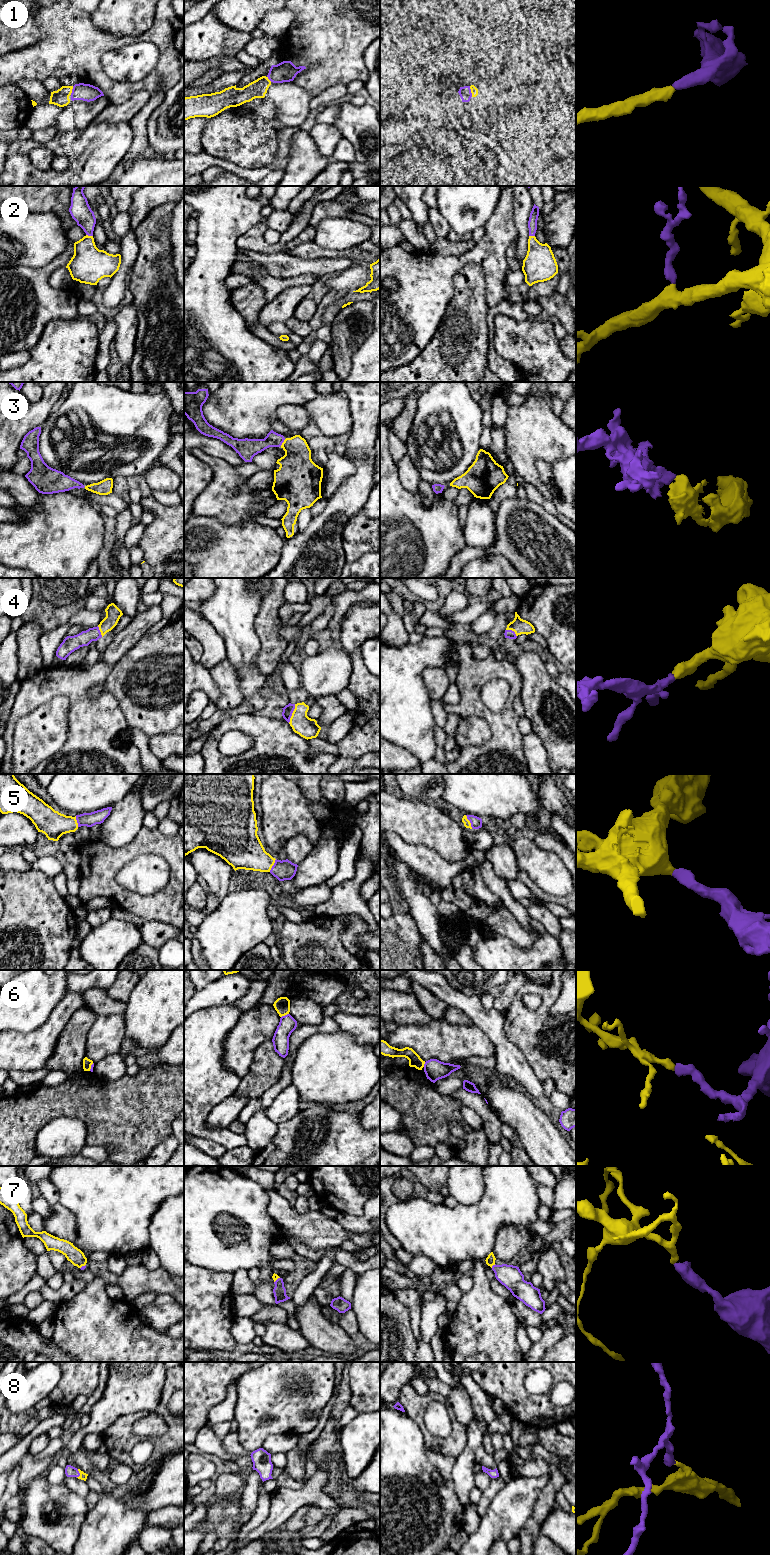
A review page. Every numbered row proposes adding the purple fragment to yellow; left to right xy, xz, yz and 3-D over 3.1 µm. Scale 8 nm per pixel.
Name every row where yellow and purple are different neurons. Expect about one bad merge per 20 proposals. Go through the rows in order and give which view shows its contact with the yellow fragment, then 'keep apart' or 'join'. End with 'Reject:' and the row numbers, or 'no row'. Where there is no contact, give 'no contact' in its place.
1: yz | join
2: xy | join
3: xz | join
4: xz | join
5: xz | join
6: xz | keep apart
7: yz | join
8: xy | join
Reject: 6

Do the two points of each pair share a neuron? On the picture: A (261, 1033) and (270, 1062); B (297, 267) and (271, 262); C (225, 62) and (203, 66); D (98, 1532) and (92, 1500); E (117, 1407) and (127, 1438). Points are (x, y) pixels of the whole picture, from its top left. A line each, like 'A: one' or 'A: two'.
A: two
B: one
C: one
D: two
E: two

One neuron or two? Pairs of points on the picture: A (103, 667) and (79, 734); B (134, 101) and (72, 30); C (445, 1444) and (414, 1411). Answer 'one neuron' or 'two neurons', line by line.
A: one neuron
B: two neurons
C: one neuron

